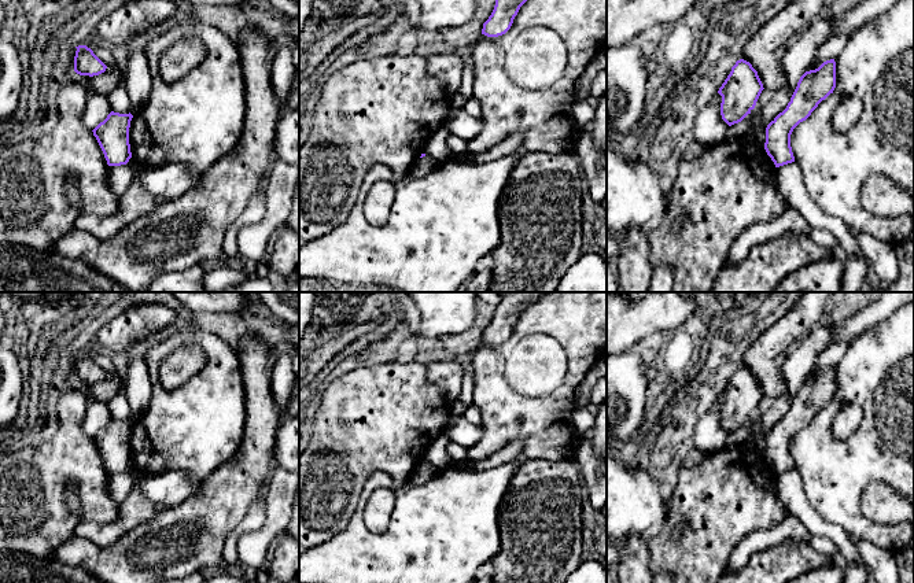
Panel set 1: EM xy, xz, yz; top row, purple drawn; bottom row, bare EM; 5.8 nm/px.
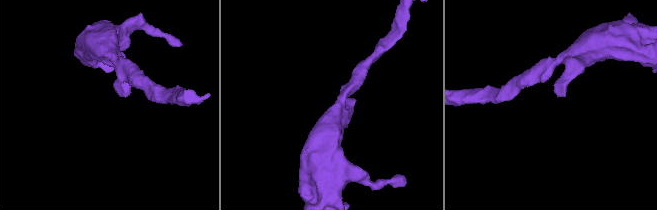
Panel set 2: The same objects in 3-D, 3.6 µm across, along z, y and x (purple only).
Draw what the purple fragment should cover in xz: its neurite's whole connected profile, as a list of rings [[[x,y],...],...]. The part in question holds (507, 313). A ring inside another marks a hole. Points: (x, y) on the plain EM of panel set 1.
[[[508,292],[495,306],[495,313],[483,331],[482,342],[498,344],[505,342],[517,322],[520,314],[531,305],[541,300],[549,292]]]

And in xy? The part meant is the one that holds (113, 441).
[[[111,418],[92,439],[108,473],[126,472],[132,465],[129,435],[133,423]]]

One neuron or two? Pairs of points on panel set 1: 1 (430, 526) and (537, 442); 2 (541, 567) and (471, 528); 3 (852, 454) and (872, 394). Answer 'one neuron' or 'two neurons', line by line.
1: two neurons
2: two neurons
3: one neuron

